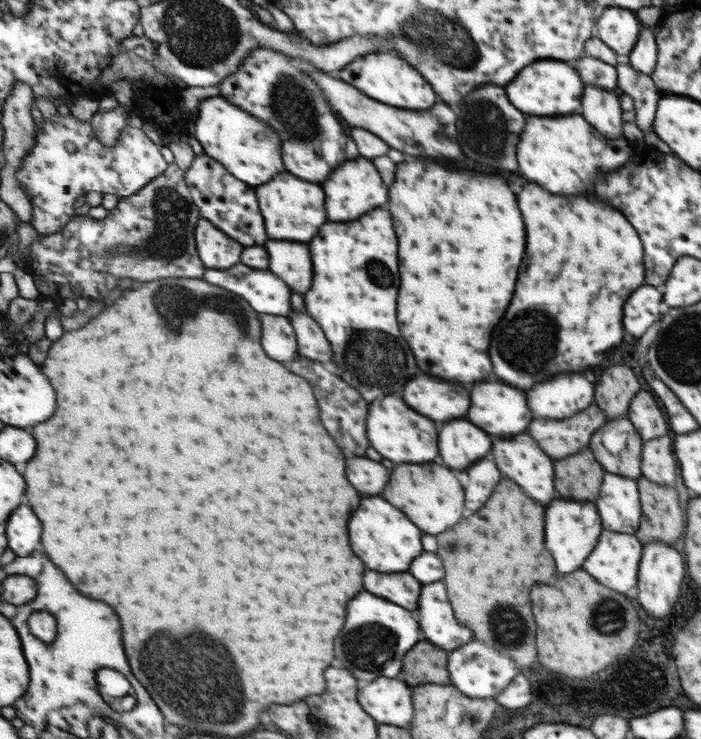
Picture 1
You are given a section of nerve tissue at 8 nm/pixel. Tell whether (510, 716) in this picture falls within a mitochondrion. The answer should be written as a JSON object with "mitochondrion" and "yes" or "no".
{"mitochondrion":"no"}

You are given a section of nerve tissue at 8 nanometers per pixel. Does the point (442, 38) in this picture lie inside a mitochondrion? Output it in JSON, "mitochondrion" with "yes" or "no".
{"mitochondrion":"yes"}

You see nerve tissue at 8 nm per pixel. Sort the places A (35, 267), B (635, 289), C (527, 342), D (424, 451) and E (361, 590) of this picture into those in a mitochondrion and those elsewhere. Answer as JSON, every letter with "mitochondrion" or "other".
{"A":"other","B":"other","C":"mitochondrion","D":"other","E":"other"}

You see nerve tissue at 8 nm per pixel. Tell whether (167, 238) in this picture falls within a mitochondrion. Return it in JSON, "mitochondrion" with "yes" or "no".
{"mitochondrion":"yes"}

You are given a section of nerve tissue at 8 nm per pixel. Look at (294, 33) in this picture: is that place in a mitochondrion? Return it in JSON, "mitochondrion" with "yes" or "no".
{"mitochondrion":"no"}

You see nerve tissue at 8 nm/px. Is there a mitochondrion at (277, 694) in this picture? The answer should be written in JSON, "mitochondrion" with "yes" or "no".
{"mitochondrion":"no"}

